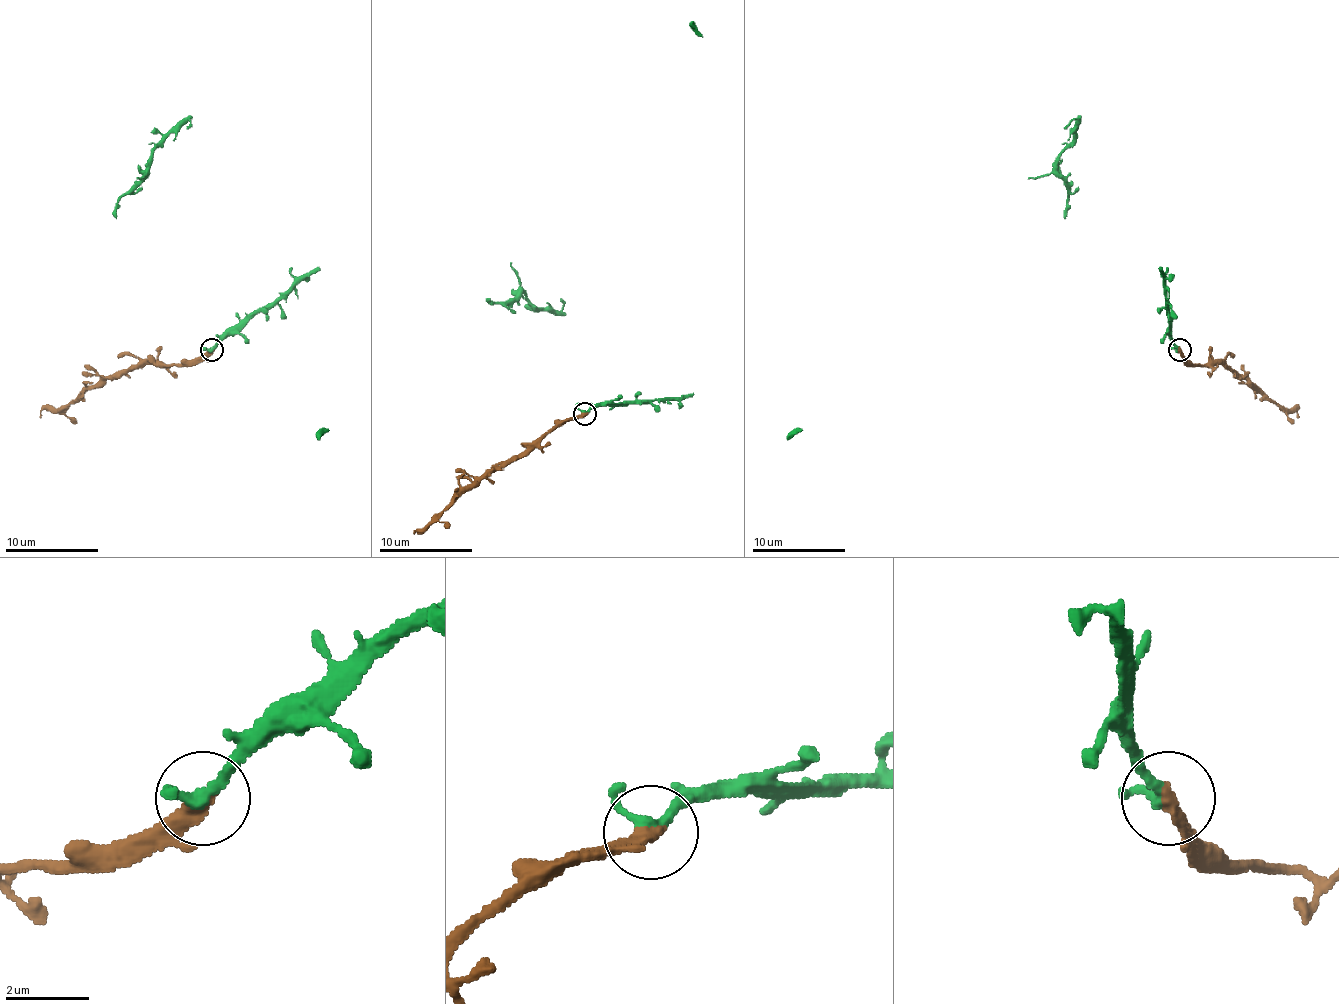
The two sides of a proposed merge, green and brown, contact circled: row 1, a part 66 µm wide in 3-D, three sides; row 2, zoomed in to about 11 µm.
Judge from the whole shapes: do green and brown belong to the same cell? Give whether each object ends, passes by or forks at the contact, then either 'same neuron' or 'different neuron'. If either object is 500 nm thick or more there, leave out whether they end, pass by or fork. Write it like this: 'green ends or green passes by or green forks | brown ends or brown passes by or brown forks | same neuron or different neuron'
green passes by | brown ends | same neuron

